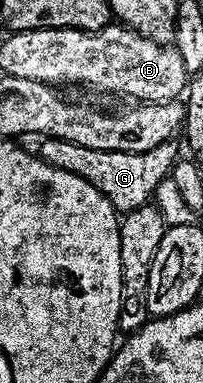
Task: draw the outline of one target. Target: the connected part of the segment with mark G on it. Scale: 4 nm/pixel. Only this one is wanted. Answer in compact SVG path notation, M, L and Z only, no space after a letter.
M46 137L40 143L42 145L39 156L42 161L87 179L87 183L91 183L91 187L98 189L113 204L113 208L122 214L138 209L141 205L150 204L151 198L157 192L159 183L166 180L167 170L175 161L175 154L173 155L172 149L174 146L168 141L159 143L159 147L151 147L151 151L143 151L142 153L128 153L127 151L104 153L103 151L94 151L91 147L79 147L79 143L71 143L67 139L55 139L54 137Z

